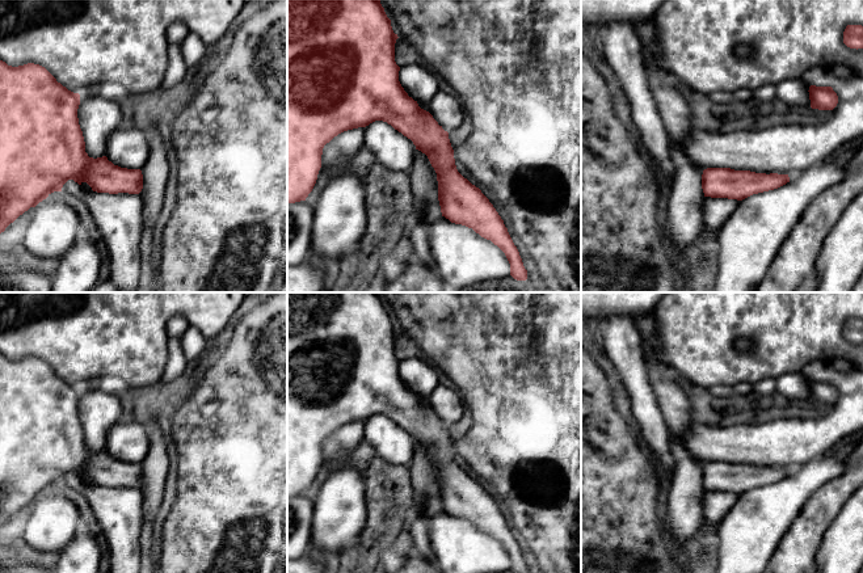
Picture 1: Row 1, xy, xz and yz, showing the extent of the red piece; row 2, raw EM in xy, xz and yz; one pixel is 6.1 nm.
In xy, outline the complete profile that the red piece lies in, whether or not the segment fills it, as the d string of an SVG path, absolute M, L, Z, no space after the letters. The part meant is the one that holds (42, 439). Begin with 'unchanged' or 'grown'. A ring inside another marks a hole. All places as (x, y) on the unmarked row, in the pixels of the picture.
grown; M0 354L0 527L30 501L54 485L62 485L68 473L87 476L97 486L139 488L143 493L143 522L152 521L163 501L169 469L167 443L156 420L144 424L150 448L142 463L114 459L102 451L89 451L79 418L80 388L68 384L42 359L18 361Z

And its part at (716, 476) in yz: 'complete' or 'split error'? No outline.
split error

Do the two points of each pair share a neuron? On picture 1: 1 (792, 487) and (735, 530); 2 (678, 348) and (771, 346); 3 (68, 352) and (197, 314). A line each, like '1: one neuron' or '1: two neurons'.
1: one neuron
2: one neuron
3: one neuron

